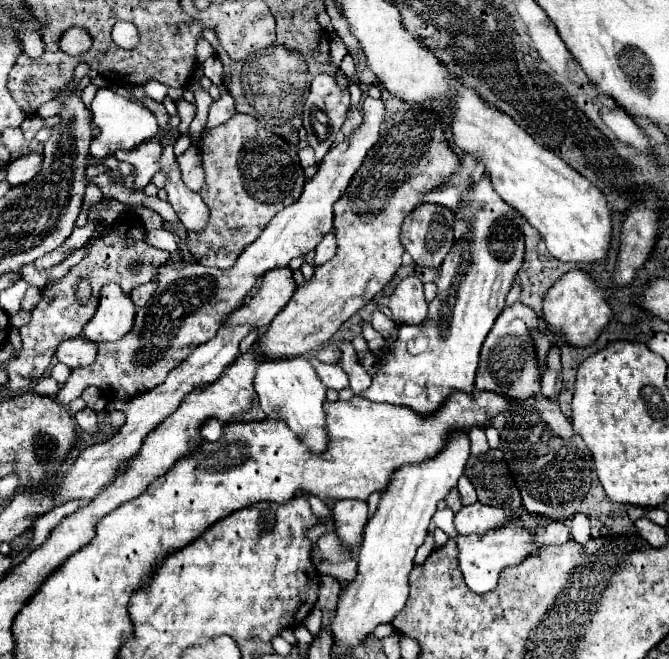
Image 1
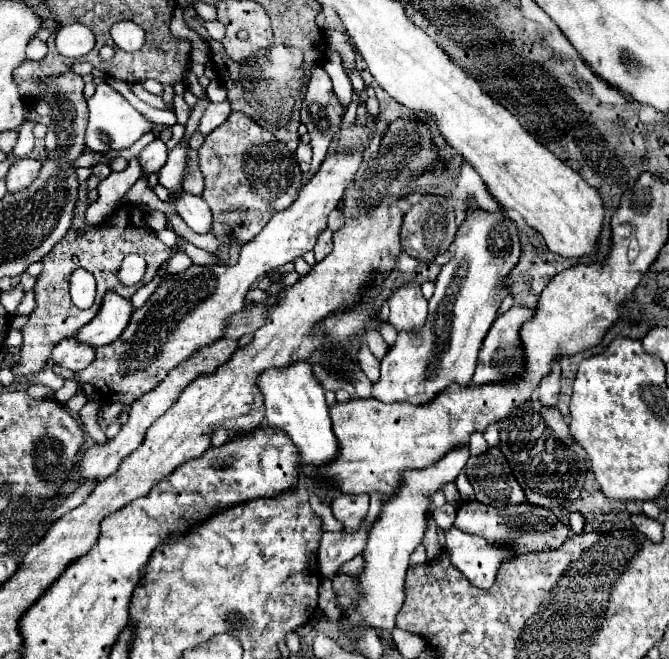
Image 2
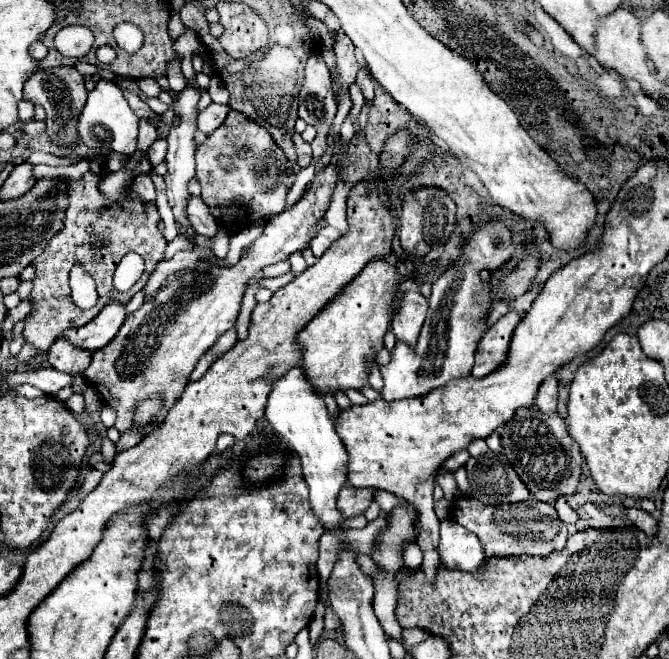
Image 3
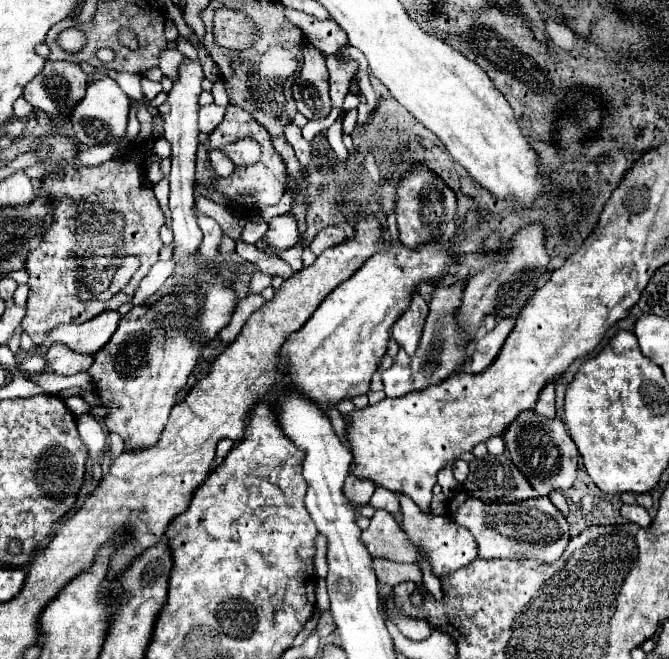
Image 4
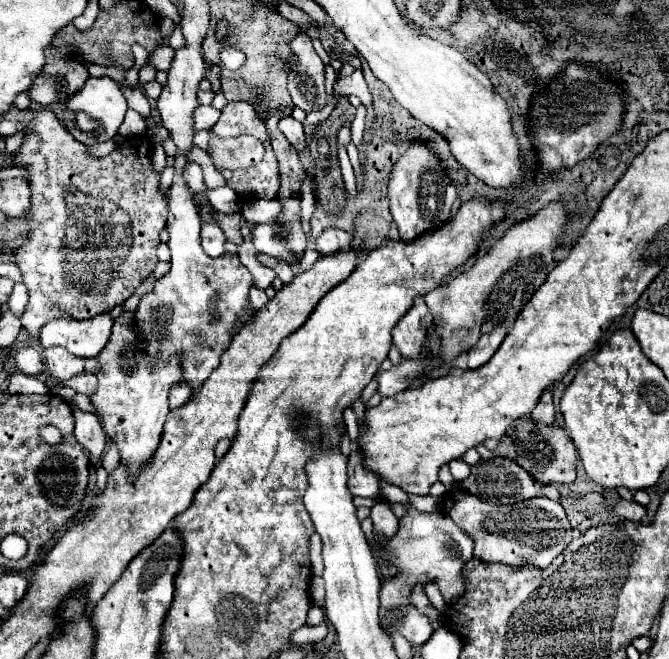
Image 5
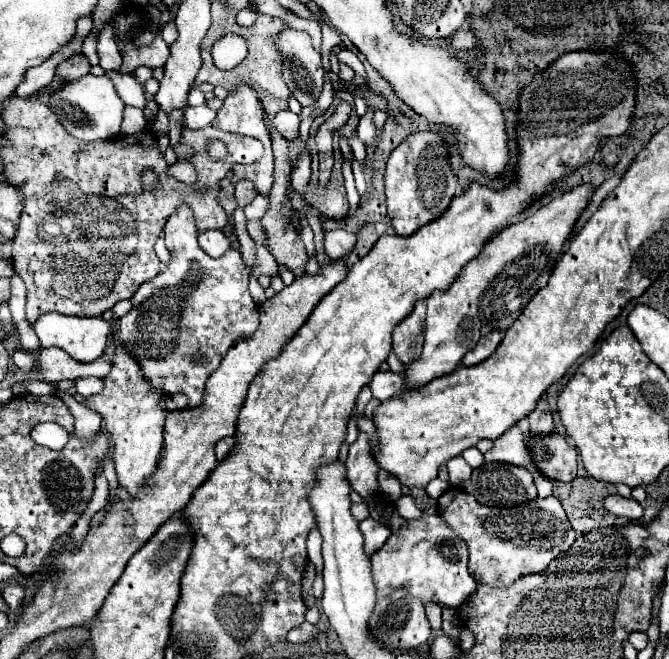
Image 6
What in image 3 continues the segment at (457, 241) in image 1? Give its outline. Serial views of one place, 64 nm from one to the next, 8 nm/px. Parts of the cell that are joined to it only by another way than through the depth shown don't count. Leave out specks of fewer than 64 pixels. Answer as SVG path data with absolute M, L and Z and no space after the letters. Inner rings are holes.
M490 220L488 224L474 226L472 234L462 246L460 258L450 266L454 272L444 272L432 284L430 308L422 332L418 336L418 346L408 348L404 342L396 342L390 362L382 366L382 398L392 402L398 398L426 396L430 390L444 386L452 378L466 378L474 366L474 354L478 342L486 330L488 314L492 308L492 286L488 280L482 280L482 272L500 270L514 252L512 232L500 220ZM490 244L492 244L492 270L490 266Z

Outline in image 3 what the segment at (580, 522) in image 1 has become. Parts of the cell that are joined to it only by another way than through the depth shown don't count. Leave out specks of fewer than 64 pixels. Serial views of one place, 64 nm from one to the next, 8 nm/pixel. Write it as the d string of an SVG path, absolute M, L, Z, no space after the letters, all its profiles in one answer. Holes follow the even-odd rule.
M560 496L558 500L556 500L556 512L558 512L558 516L560 516L560 520L562 522L566 522L566 524L576 524L576 520L578 520L578 514L566 504L566 498L564 496Z

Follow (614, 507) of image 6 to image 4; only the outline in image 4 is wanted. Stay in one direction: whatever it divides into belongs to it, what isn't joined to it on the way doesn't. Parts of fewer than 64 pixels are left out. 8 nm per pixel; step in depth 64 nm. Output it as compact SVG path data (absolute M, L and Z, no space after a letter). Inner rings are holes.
M622 504L620 514L622 514L624 518L628 518L630 522L642 526L642 528L648 528L648 526L652 524L652 518L650 518L648 510L642 508L642 506L638 506L638 504L634 504L634 506L630 506L630 504Z

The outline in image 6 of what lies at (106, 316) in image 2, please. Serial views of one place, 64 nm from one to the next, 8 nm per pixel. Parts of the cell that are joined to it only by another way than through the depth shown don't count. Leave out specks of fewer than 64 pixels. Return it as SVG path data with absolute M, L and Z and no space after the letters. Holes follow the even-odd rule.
M52 312L52 314L40 316L40 320L36 320L36 324L34 324L34 330L44 348L56 346L56 348L66 350L72 358L76 358L80 362L94 362L96 358L100 358L104 354L112 326L104 318L76 318L76 316L62 316L62 314Z

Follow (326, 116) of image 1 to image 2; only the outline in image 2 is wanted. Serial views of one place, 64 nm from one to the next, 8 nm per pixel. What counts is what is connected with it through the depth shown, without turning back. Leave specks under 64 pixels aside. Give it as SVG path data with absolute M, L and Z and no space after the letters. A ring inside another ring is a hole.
M318 64L312 70L304 106L302 106L302 124L308 128L310 144L314 150L312 156L312 170L306 174L306 180L320 168L322 160L328 154L328 146L334 138L334 134L340 130L340 122L346 108L338 100L338 96L332 90L330 76L326 70Z

